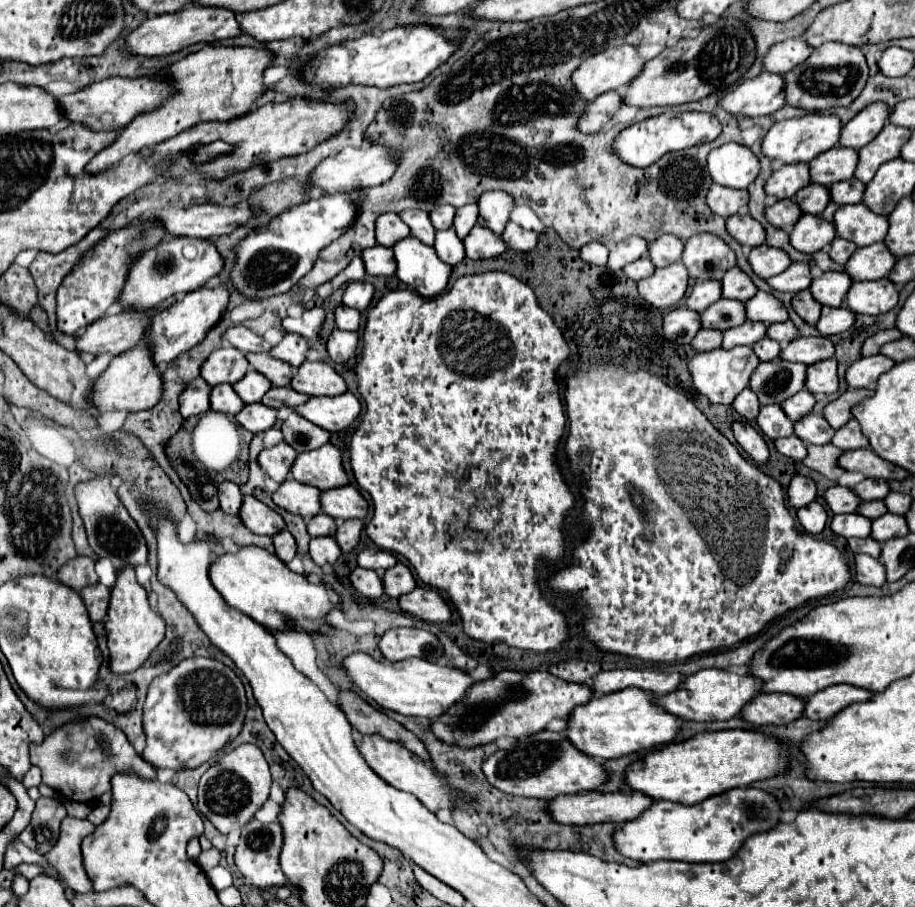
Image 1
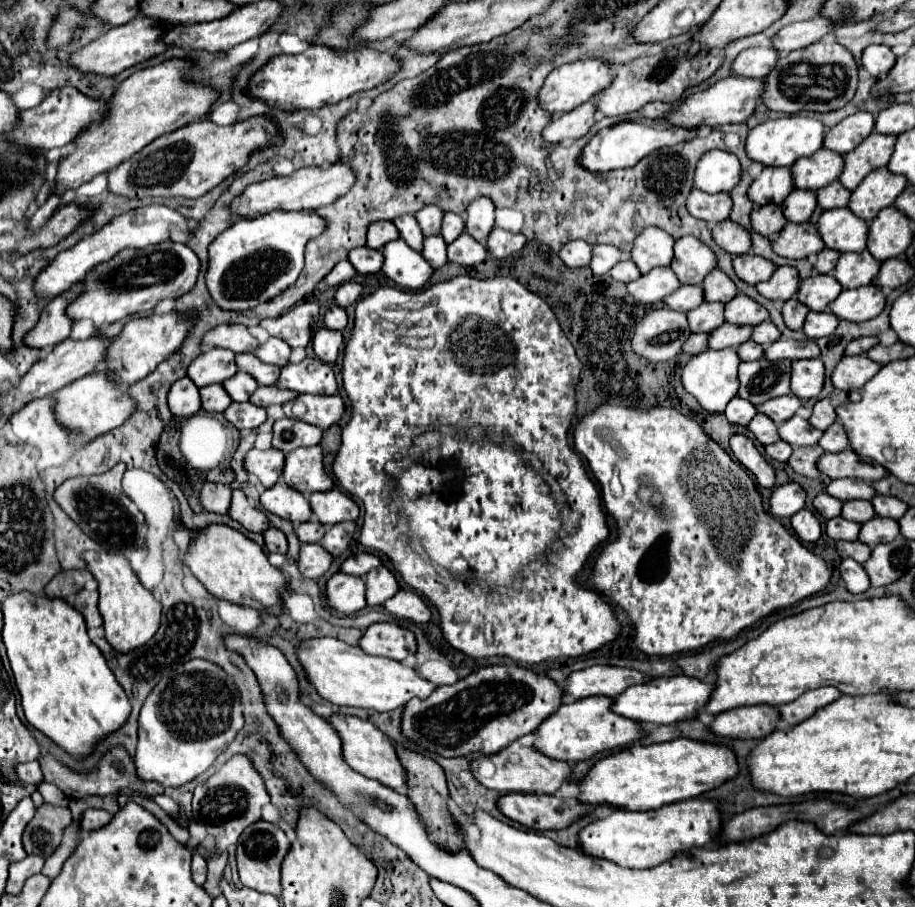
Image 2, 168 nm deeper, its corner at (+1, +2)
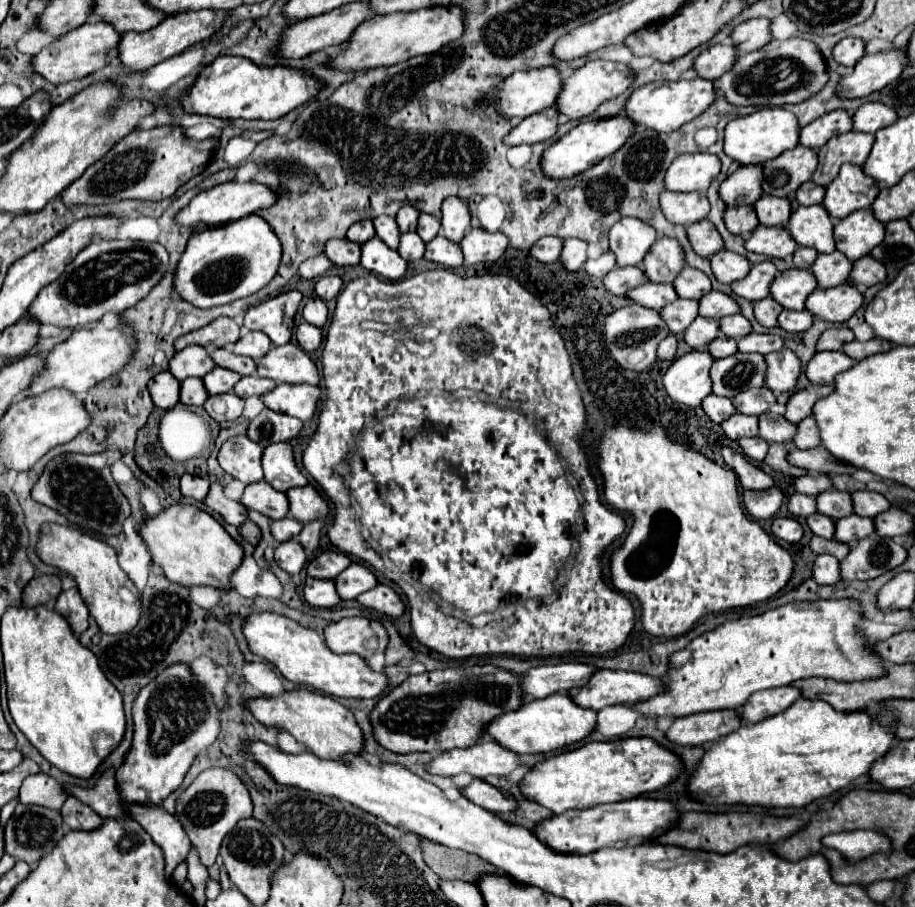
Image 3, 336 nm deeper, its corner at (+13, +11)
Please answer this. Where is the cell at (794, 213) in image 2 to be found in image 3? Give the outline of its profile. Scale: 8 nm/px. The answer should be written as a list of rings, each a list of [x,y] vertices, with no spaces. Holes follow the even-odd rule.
[[[762,196],[754,204],[754,210],[762,226],[786,226],[790,218],[790,202],[786,198]]]

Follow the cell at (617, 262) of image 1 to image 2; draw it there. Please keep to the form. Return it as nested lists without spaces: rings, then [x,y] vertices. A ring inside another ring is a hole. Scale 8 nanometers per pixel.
[[[594,245],[594,255],[592,255],[590,269],[594,271],[594,275],[604,275],[620,259],[622,259],[622,251],[618,247],[614,247],[614,245]]]

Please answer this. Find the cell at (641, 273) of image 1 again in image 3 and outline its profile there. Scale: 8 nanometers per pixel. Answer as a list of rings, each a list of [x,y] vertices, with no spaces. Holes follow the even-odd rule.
[[[606,252],[606,254],[602,254],[602,256],[596,258],[596,260],[586,260],[586,262],[584,262],[584,270],[586,270],[590,276],[596,276],[596,278],[602,278],[602,276],[608,274],[614,266],[616,266],[616,258],[612,256],[612,252]]]

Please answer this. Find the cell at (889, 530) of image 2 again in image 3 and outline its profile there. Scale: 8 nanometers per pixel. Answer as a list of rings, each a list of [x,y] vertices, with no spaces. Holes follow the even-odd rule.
[[[850,514],[840,522],[836,522],[834,538],[848,546],[854,546],[858,540],[870,536],[872,532],[874,532],[874,522],[870,518],[860,518],[856,514]]]

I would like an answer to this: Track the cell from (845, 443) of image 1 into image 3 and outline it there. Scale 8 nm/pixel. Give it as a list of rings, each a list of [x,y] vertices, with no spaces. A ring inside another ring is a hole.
[[[808,416],[808,418],[802,420],[802,422],[798,422],[796,428],[798,428],[798,432],[796,432],[796,436],[792,438],[792,442],[794,442],[796,448],[800,448],[800,450],[810,450],[810,448],[820,446],[818,426],[816,426],[816,422],[814,422],[812,416]]]

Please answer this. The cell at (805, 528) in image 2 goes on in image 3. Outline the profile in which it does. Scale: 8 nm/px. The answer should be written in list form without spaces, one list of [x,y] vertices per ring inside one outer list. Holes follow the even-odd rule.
[[[774,518],[774,522],[772,522],[772,534],[778,540],[796,544],[802,538],[804,530],[802,530],[802,526],[794,518]]]

